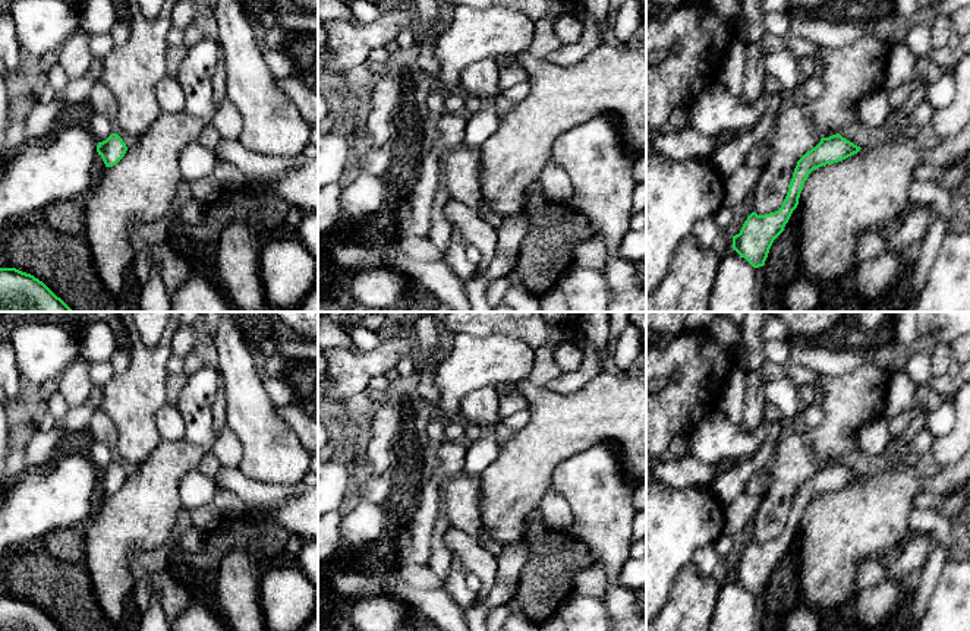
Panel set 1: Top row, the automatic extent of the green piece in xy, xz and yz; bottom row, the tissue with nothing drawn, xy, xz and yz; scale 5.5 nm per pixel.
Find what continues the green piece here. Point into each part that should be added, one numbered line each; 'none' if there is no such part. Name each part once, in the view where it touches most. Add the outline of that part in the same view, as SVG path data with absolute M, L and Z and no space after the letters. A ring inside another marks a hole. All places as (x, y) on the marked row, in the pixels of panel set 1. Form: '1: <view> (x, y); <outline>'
none

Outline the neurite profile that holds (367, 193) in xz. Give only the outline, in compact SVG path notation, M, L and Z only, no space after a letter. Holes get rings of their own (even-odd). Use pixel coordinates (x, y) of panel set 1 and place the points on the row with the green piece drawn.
M360 173L350 184L343 186L340 211L352 215L371 215L382 208L393 190L384 177Z

